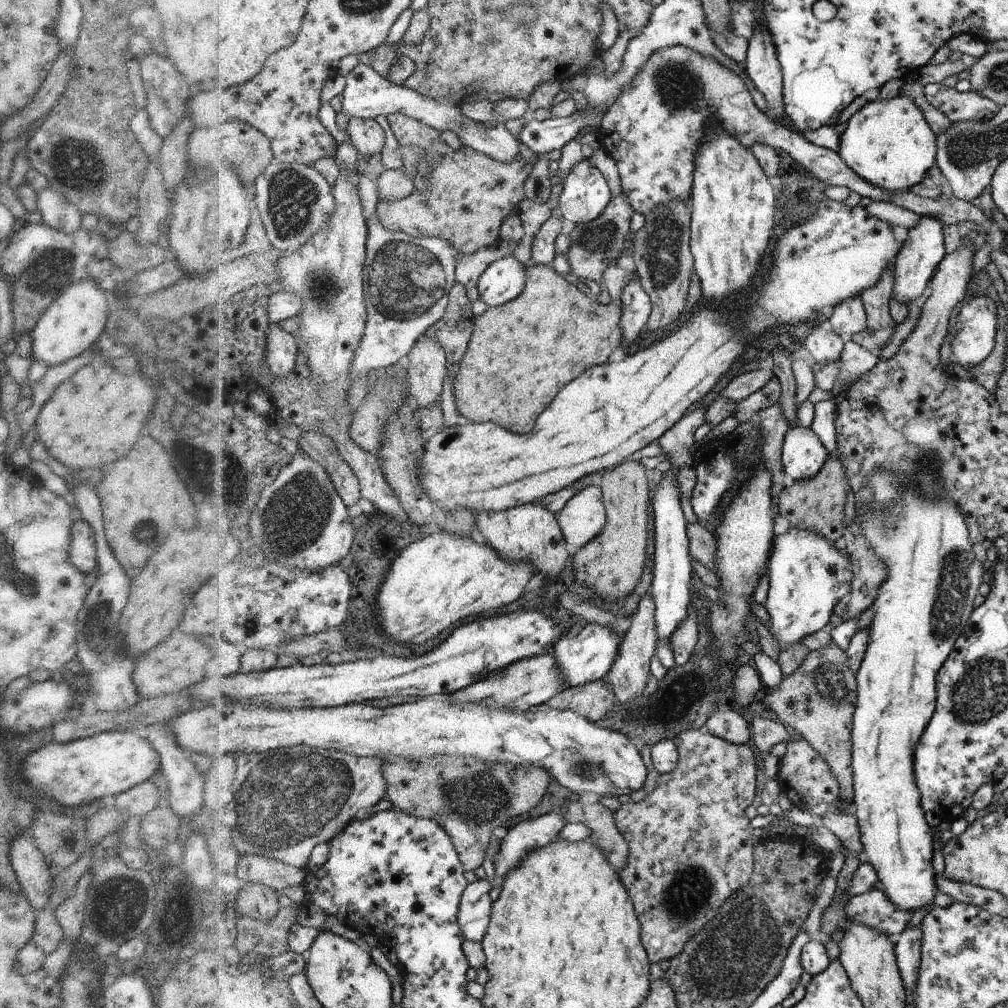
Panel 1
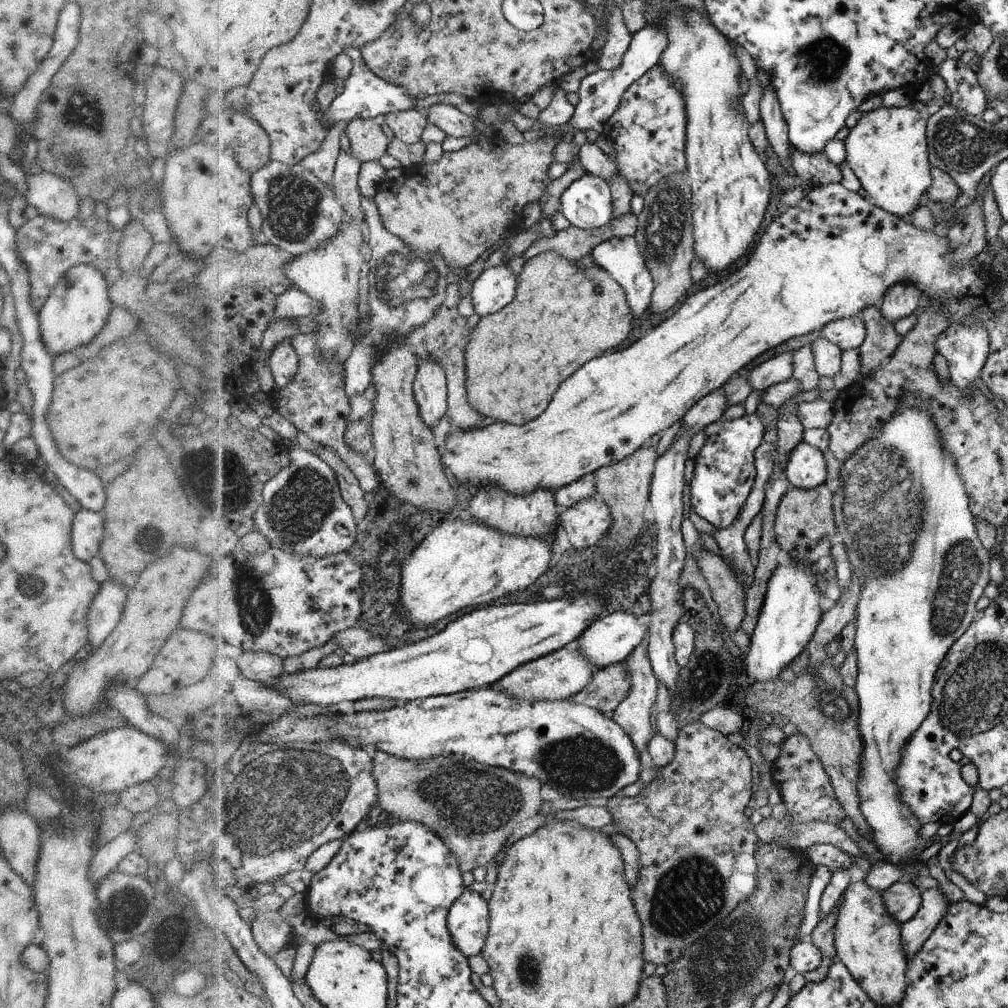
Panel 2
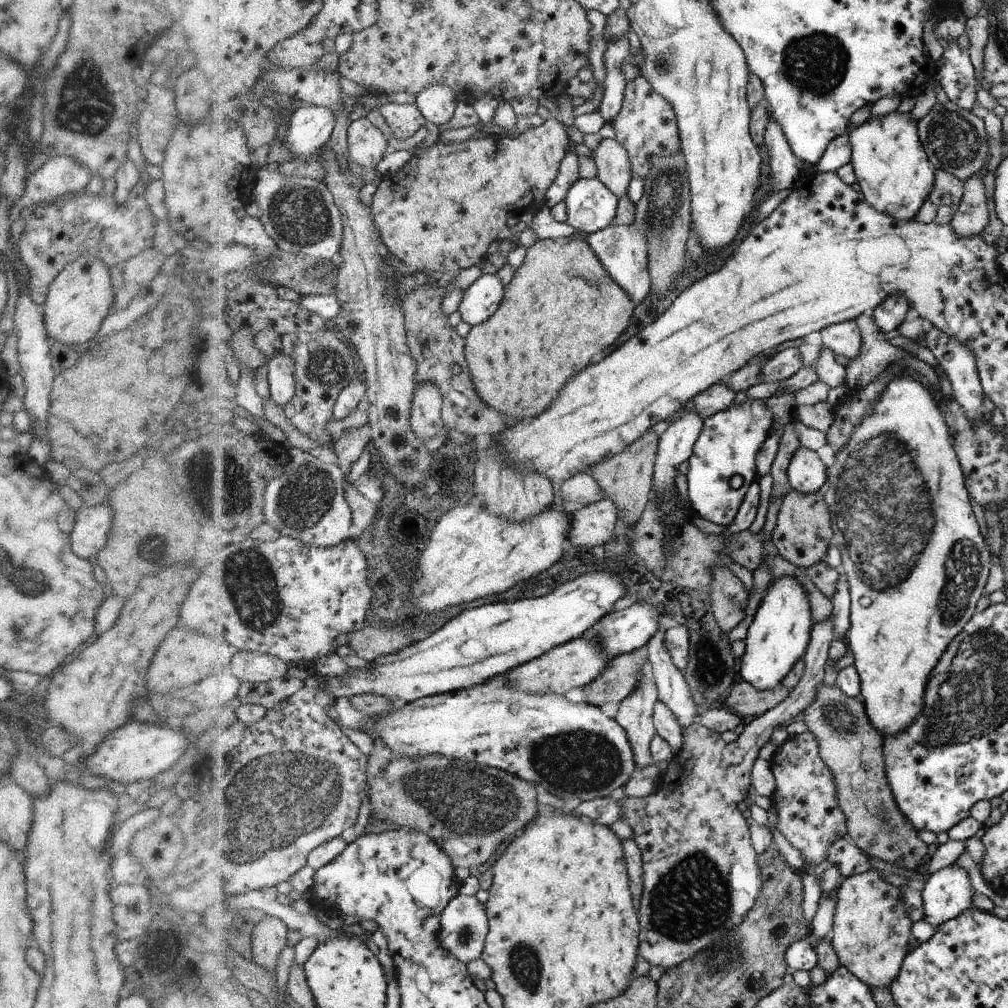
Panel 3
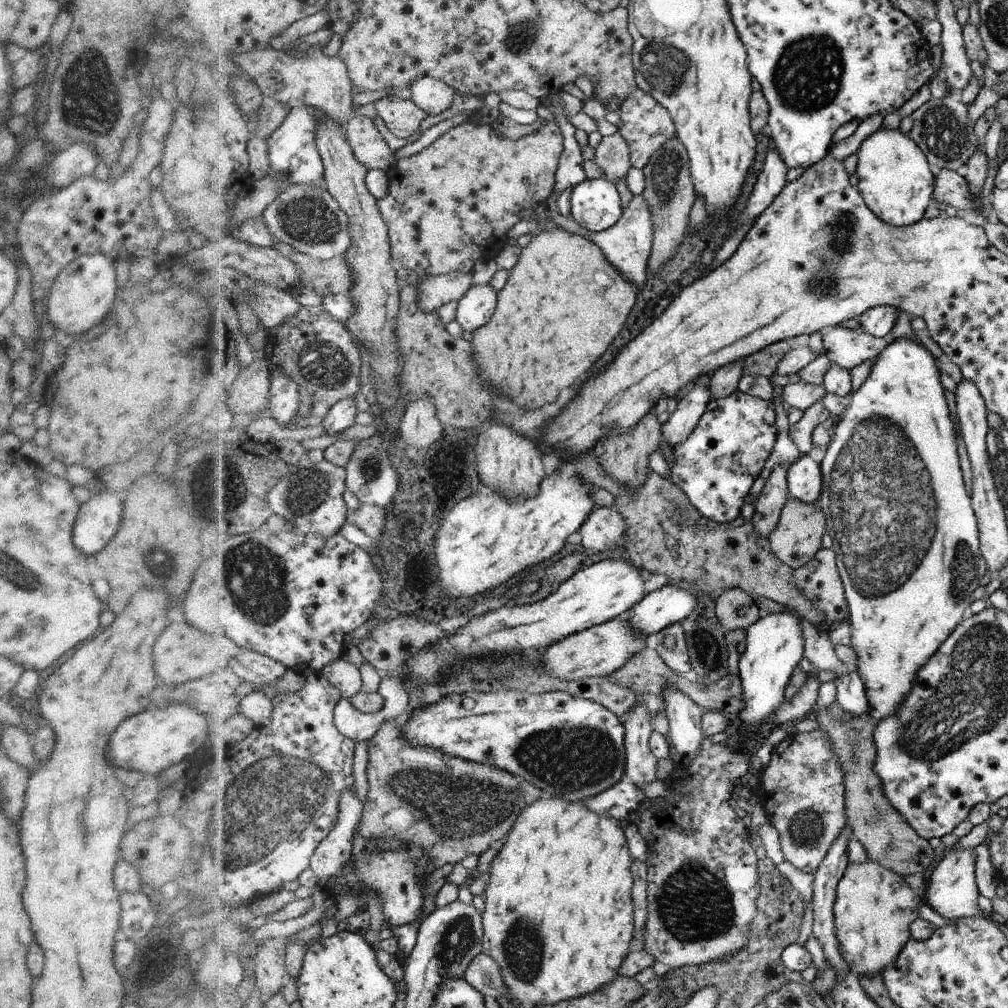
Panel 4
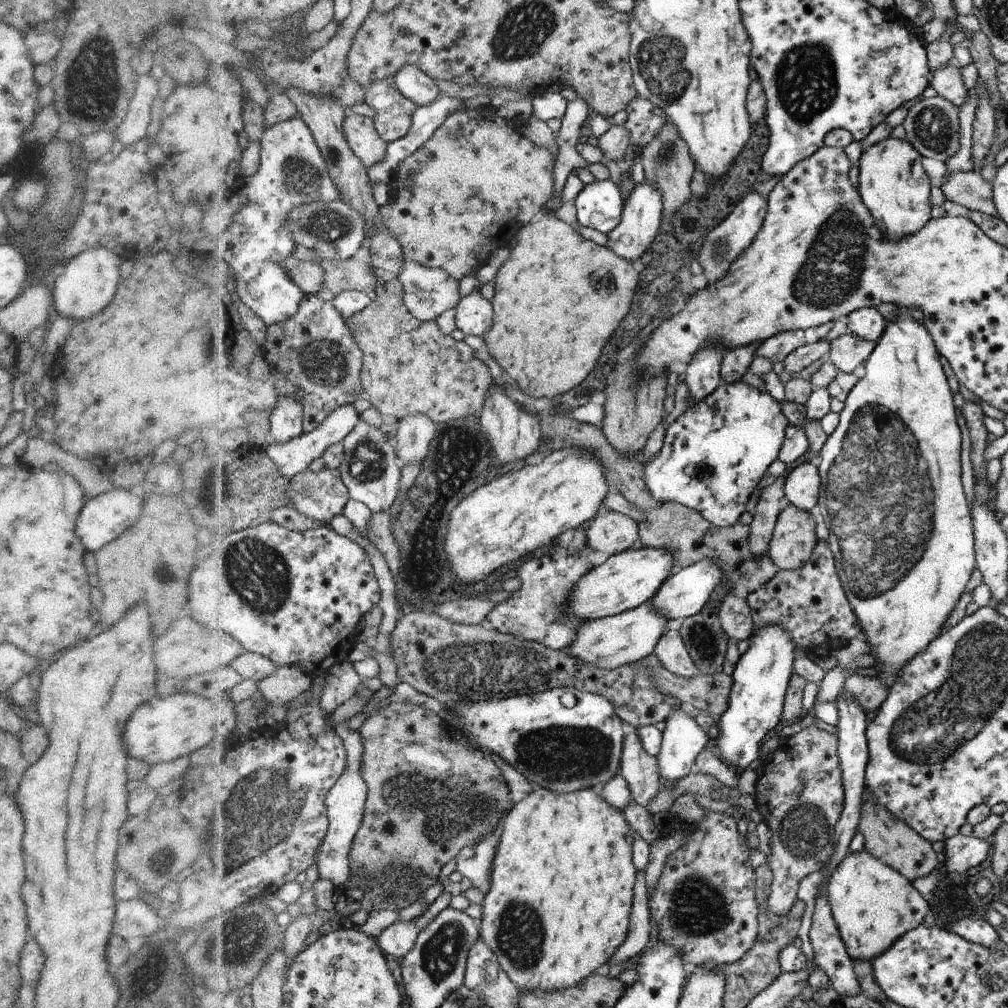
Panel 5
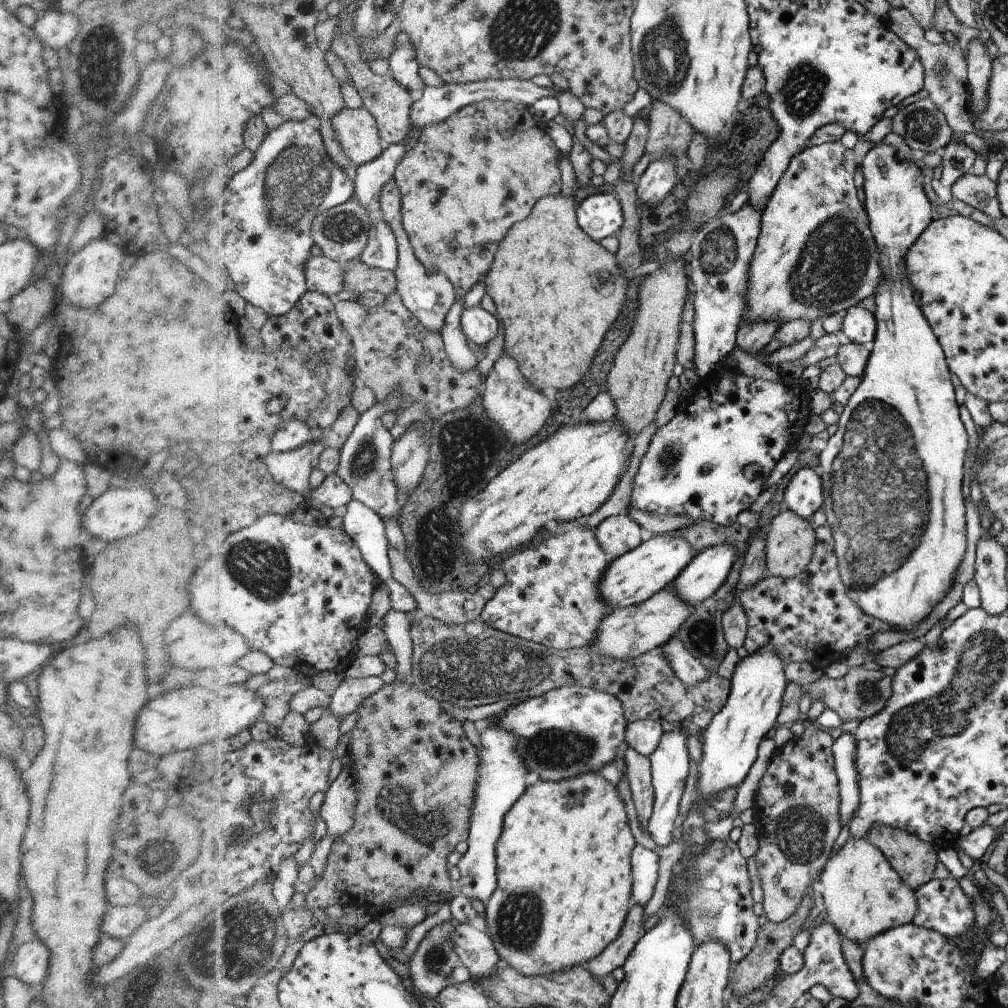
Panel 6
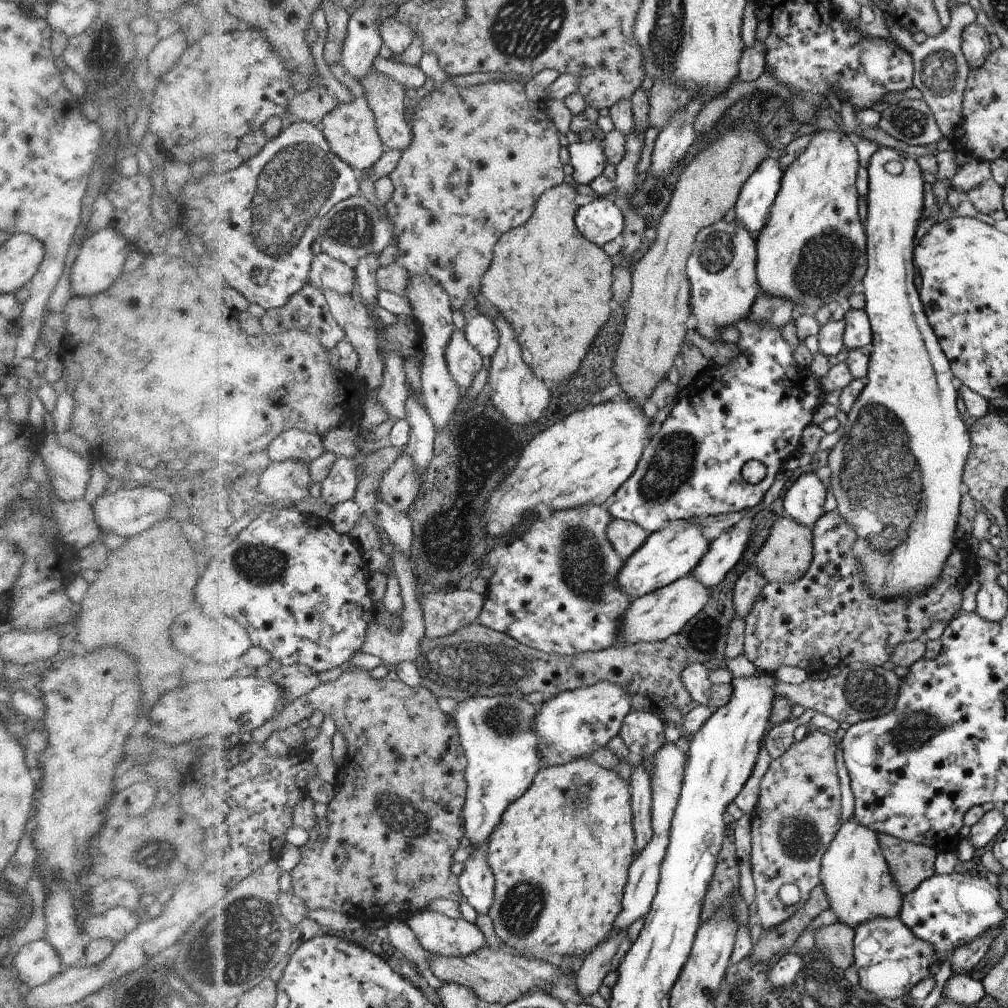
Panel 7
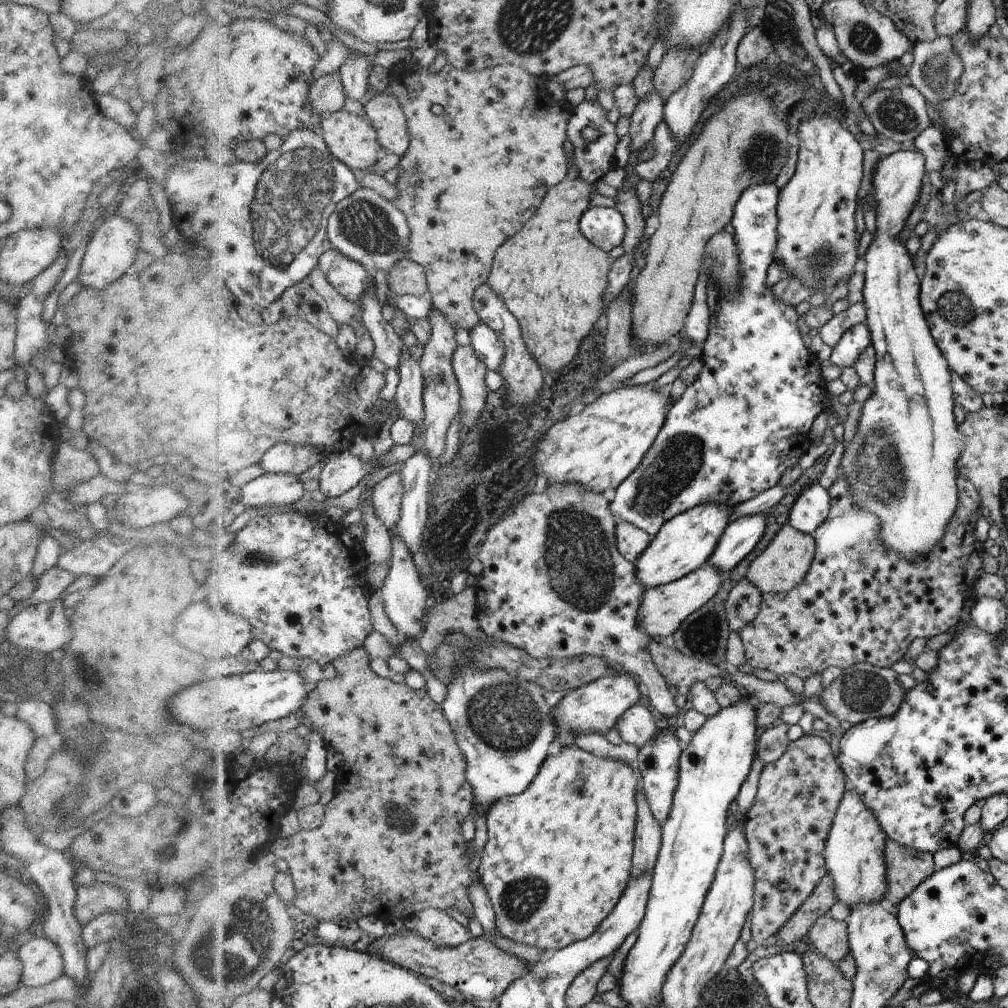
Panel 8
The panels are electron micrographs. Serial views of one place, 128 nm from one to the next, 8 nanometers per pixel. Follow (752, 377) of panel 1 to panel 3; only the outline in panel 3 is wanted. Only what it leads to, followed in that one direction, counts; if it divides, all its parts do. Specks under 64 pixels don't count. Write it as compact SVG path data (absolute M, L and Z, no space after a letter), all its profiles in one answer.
M798 348L782 350L762 367L762 383L782 383L794 377L803 367L804 360Z

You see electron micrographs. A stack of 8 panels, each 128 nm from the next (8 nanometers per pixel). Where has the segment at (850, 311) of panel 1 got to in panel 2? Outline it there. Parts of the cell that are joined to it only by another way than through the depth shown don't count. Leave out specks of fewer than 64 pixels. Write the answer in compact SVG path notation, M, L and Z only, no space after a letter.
M860 314L832 320L821 331L822 336L836 344L841 351L859 348L865 338L865 326Z

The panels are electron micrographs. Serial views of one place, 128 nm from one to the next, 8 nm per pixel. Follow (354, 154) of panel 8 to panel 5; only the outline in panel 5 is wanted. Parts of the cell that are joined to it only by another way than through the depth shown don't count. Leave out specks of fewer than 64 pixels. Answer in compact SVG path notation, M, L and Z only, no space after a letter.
M354 114L345 121L345 132L350 146L368 168L386 158L389 143L380 135L375 119Z

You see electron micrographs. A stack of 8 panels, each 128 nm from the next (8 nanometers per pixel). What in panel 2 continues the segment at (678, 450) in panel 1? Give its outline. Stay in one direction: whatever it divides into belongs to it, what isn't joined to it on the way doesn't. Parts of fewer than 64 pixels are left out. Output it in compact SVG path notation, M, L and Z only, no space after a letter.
M723 391L712 392L701 399L693 408L690 408L682 420L683 430L699 433L706 426L721 420L725 411L729 408L728 400Z

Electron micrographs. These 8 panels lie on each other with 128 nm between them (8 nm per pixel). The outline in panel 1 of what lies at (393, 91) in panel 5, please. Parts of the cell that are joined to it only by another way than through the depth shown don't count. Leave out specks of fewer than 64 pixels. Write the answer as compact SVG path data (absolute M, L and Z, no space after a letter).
M399 113L391 115L389 120L401 146L422 146L429 149L438 139L439 130L418 118Z

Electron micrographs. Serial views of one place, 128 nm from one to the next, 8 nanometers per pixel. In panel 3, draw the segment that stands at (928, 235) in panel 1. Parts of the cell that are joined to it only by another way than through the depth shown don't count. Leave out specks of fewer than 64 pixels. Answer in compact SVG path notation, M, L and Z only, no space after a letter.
M890 296L881 307L877 307L871 313L878 330L884 334L892 335L905 322L909 309L910 304L904 296Z

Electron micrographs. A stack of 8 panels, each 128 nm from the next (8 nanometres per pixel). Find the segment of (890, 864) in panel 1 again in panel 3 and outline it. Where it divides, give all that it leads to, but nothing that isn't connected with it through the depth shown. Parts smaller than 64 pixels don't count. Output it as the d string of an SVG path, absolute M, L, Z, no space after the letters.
M899 367L899 369L903 369L899 373L896 373L896 376L886 384L886 388L880 392L880 398L872 404L874 408L872 408L872 412L870 414L866 414L864 418L862 418L862 422L854 428L854 432L850 434L850 438L846 442L846 446L842 449L838 450L835 456L834 465L829 469L829 480L825 485L825 495L826 495L826 504L830 504L830 512L832 512L833 516L833 530L835 534L835 541L834 544L837 546L838 550L840 550L840 554L842 555L842 564L841 567L845 572L844 578L848 584L849 594L851 598L851 610L850 610L850 622L851 626L847 633L847 643L849 648L852 650L854 654L854 664L853 666L856 668L856 671L859 675L860 685L861 685L861 698L862 704L865 705L865 712L869 716L870 724L874 726L882 734L885 736L886 734L898 734L898 732L902 732L902 730L906 730L906 728L910 727L910 724L914 723L914 720L922 714L922 708L924 708L924 700L925 700L925 689L926 689L926 682L928 682L928 676L930 676L930 672L932 672L932 668L938 664L938 660L940 660L940 656L944 654L944 650L948 648L948 644L954 640L954 636L956 634L960 634L962 632L962 628L966 627L966 624L969 624L969 621L973 619L974 612L976 612L976 602L982 597L982 592L984 592L984 584L986 584L986 578L988 578L988 570L990 570L990 560L992 560L992 556L990 556L990 550L988 550L988 546L986 546L986 542L984 542L984 538L982 538L982 534L980 534L980 526L978 526L978 522L976 522L976 518L974 518L974 512L972 512L972 504L970 504L970 496L968 496L968 492L966 492L966 482L964 482L965 474L962 474L962 468L960 468L960 464L958 464L958 458L956 458L957 452L954 452L954 448L952 448L952 444L950 444L950 428L949 425L946 424L946 420L944 420L944 414L942 414L942 410L940 410L940 406L936 406L936 398L932 398L932 394L930 394L930 390L928 390L928 386L924 386L924 382L922 382L922 377L918 374L914 373L913 371L907 370L906 367Z

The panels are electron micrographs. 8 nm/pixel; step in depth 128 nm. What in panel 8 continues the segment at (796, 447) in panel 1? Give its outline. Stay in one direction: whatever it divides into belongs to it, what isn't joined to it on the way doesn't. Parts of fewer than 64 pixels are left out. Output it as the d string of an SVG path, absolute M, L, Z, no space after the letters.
M817 481L802 490L789 511L788 523L800 532L812 535L829 515L828 489Z

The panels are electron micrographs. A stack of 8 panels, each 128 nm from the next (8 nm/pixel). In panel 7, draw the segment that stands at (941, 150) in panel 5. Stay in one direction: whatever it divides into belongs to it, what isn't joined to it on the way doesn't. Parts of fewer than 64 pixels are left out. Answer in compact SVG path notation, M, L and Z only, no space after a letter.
M904 98L897 104L888 102L879 108L881 113L877 126L910 146L928 146L944 137L931 108L922 99Z

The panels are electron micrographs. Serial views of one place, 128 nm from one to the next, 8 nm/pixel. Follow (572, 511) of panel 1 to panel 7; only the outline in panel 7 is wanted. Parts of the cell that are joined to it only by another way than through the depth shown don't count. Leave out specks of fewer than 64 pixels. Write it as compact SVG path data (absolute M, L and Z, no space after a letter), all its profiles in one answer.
M616 518L609 524L607 535L618 556L624 559L632 556L649 538L648 532L638 523Z

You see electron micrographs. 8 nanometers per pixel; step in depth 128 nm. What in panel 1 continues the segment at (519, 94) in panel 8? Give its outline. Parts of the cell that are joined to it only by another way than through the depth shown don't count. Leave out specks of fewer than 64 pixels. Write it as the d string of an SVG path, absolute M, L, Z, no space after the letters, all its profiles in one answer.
M462 146L462 150L445 156L440 166L432 172L432 176L423 178L424 188L418 188L412 196L402 198L402 200L381 200L378 204L378 218L380 222L390 231L400 231L410 234L419 239L442 238L452 242L461 256L472 255L480 250L492 247L498 243L501 235L501 228L504 226L504 218L514 212L514 208L526 200L526 190L524 184L528 176L534 170L534 164L539 159L539 155L533 162L527 162L520 156L514 160L494 160L488 154Z

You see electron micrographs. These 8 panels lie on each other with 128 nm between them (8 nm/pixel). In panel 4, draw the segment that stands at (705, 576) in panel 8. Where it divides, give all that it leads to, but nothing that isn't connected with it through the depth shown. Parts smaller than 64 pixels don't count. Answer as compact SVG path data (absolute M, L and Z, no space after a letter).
M617 617L609 622L582 630L577 634L566 636L566 639L560 640L558 643L554 643L551 647L548 647L548 652L543 654L542 666L546 666L546 672L548 674L554 674L556 678L561 680L581 680L591 677L604 677L613 674L618 671L634 654L638 654L640 650L646 648L646 636L642 634L636 634L630 626L630 622L623 617Z

